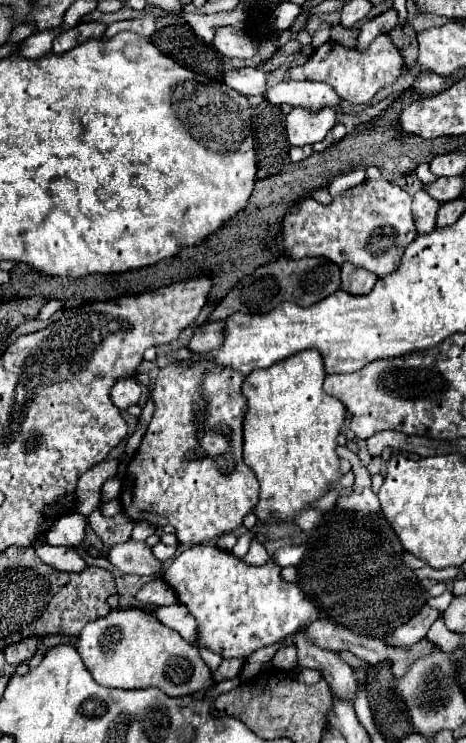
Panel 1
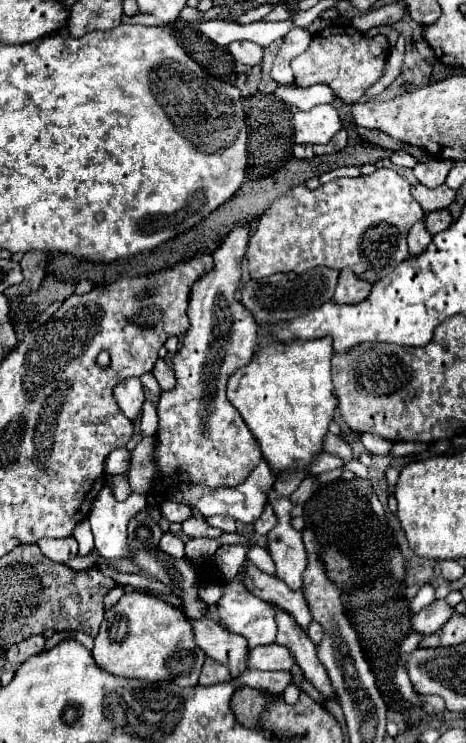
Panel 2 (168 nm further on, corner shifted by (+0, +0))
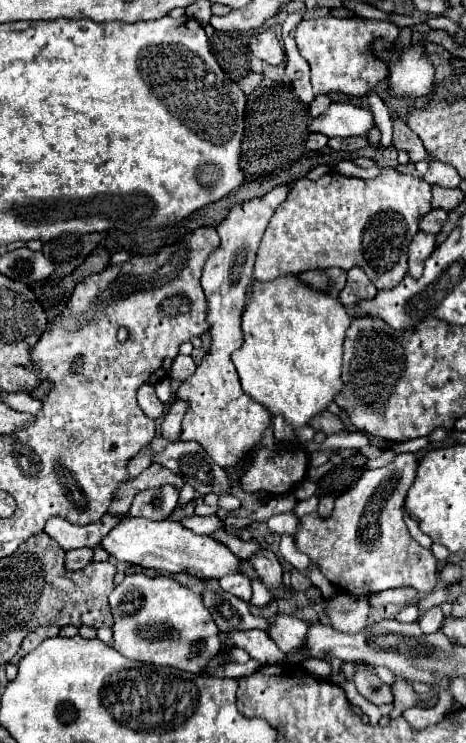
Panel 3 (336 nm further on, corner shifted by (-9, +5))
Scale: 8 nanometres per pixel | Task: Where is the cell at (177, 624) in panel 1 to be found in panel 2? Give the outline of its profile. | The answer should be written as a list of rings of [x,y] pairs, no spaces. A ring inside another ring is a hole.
[[[190,619],[194,625],[194,639],[204,653],[226,665],[232,677],[238,677],[248,663],[248,643],[242,635],[230,633],[212,619]]]

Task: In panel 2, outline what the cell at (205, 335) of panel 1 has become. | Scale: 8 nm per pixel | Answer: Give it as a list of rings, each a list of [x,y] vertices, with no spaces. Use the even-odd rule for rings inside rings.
[[[250,223],[234,225],[220,247],[212,253],[214,267],[190,289],[190,329],[182,337],[182,347],[172,359],[176,387],[172,391],[162,391],[156,407],[160,419],[156,431],[156,493],[164,493],[174,481],[186,479],[180,477],[182,471],[190,475],[192,483],[234,487],[240,485],[262,459],[258,441],[252,437],[252,431],[246,427],[234,405],[226,399],[226,383],[230,375],[252,359],[258,345],[258,325],[252,313],[248,313],[240,299],[236,299],[250,227]]]

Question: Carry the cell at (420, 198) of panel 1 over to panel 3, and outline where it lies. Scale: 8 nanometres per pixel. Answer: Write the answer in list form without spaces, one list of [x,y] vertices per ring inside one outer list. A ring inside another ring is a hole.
[[[419,230],[409,246],[409,274],[411,276],[423,274],[423,262],[431,256],[433,250],[435,250],[435,236]]]

